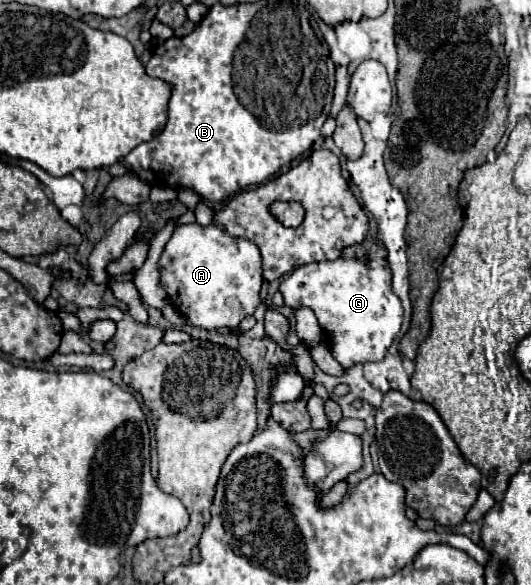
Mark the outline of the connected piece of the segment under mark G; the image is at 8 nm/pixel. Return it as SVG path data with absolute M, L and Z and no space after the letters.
M378 248L374 254L370 254L370 262L364 264L362 260L334 260L334 262L314 262L296 268L292 274L284 276L280 284L280 292L284 294L284 304L288 308L310 308L314 310L328 342L334 358L340 362L340 366L348 368L354 364L364 364L368 360L382 360L388 352L394 336L400 332L402 324L402 304L390 290L390 270L384 262L386 250Z

